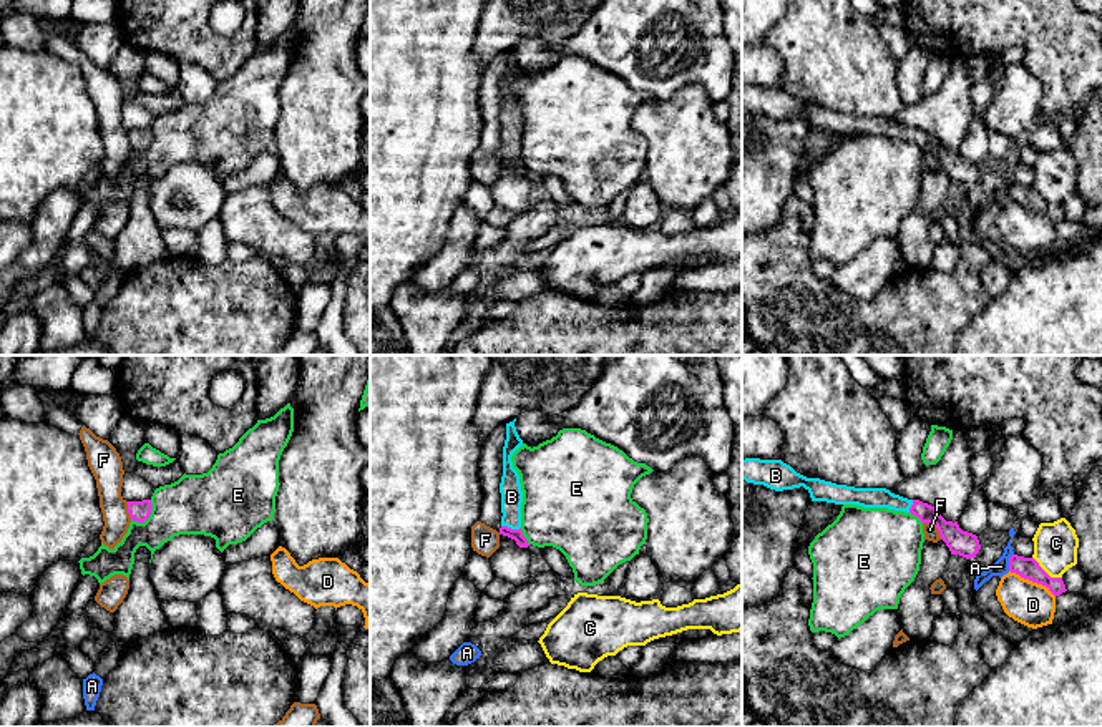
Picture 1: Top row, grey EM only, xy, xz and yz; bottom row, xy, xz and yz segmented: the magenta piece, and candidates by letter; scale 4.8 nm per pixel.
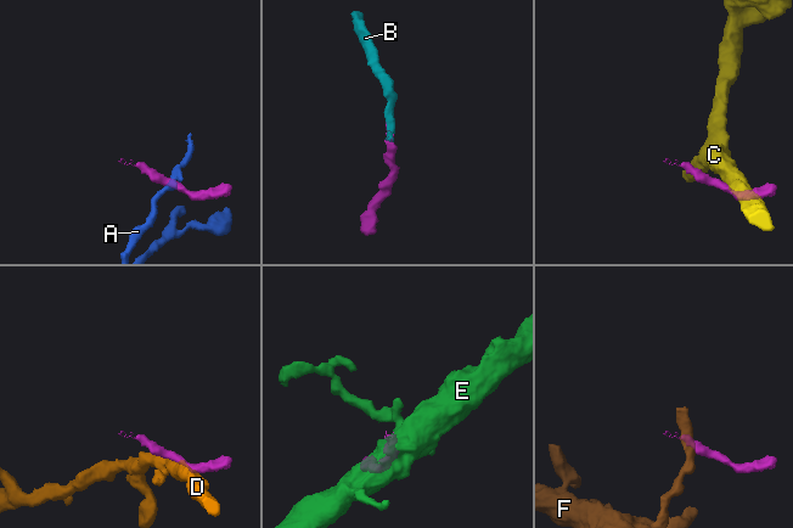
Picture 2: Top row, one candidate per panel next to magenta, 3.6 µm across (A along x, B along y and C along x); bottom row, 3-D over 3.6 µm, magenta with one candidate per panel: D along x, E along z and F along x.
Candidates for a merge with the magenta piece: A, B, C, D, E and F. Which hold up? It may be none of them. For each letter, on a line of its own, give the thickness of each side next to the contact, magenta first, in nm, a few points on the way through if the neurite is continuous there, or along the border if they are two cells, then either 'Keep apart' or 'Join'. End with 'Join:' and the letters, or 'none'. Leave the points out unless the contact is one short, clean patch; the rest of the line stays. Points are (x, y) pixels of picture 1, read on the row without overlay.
A: Thickness 110 nm (magenta) against 80 nm. Boundary: yz (1013, 181), (1008, 198). Keep apart
B: Thickness 60 nm (magenta) against 110 nm. Path across: xz (516, 163), (510, 156), (511, 125). Join
C: Thickness 110 nm (magenta) against 220 nm. Boundary: yz (1033, 185), (1051, 204), (1061, 206). Keep apart
D: Thickness 110 nm (magenta) against 220 nm. Boundary: yz (1009, 198), (1041, 211), (1054, 224). Keep apart
E: Thickness 100 nm (magenta) against 280 nm. Boundary: xy (151, 128), (151, 141), (143, 150), (133, 150). Keep apart
F: Thickness 120 nm (magenta) against 70 nm. Boundary: yz (923, 150), (930, 150), (941, 166). Keep apart
Join: B

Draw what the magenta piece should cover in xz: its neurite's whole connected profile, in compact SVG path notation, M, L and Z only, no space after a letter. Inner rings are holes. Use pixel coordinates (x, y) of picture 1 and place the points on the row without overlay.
M516 46L506 51L506 68L503 75L503 105L500 111L503 144L501 144L500 163L514 168L519 176L528 176L529 171L521 159L523 120L521 120L519 103L513 96L513 90L511 90L513 81L519 75L523 75L523 68L516 60L514 50Z

